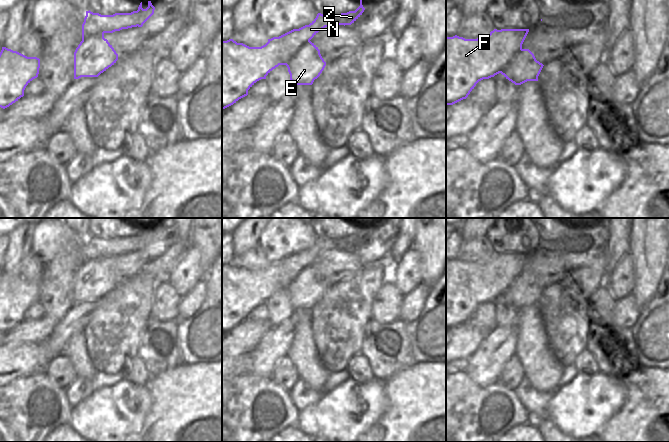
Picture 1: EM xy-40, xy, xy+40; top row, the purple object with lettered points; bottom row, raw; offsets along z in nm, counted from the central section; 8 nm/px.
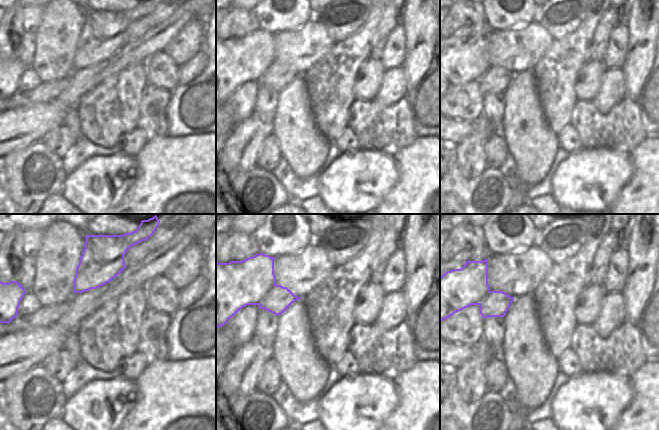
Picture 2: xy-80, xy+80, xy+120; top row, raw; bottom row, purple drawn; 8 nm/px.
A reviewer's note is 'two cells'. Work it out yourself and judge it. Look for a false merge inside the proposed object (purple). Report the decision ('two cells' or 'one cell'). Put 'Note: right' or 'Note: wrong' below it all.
two cells
Note: right

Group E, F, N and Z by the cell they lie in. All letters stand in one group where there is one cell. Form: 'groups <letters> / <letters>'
groups E / F N Z

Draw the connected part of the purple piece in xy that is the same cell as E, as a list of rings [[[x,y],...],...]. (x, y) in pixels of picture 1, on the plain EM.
[[[309,265],[286,289],[294,309],[312,309],[326,290],[318,271]]]

